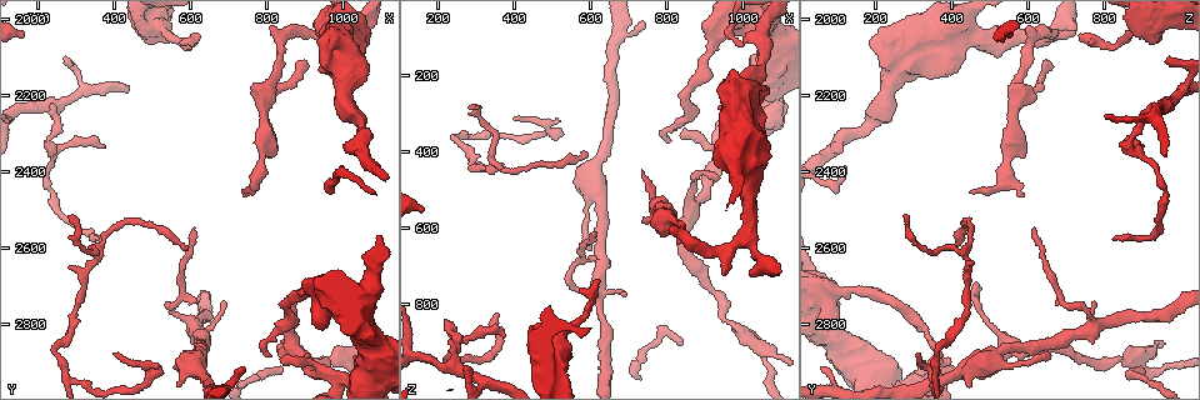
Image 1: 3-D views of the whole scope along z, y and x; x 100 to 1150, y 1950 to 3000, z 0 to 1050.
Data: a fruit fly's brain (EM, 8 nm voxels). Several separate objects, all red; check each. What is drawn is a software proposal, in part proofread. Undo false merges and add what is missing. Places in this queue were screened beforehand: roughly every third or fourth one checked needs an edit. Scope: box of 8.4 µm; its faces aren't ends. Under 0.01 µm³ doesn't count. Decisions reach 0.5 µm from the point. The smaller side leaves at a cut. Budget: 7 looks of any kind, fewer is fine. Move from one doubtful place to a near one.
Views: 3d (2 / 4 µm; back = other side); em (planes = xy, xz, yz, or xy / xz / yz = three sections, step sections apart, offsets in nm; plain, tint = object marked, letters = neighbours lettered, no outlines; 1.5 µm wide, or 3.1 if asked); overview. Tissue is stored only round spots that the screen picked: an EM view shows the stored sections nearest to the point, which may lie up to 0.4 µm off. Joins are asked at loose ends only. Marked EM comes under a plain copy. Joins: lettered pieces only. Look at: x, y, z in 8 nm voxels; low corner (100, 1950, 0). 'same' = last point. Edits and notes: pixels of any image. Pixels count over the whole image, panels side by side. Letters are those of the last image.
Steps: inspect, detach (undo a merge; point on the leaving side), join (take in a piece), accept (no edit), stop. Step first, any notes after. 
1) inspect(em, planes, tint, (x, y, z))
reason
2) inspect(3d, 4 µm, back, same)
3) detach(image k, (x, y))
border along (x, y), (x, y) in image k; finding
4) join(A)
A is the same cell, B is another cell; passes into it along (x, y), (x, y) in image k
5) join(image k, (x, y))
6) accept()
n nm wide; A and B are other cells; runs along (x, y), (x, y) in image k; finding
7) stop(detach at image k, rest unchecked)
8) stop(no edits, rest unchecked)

inspect(3d, 2 µm, (485, 2045, 890))
stops while still wide

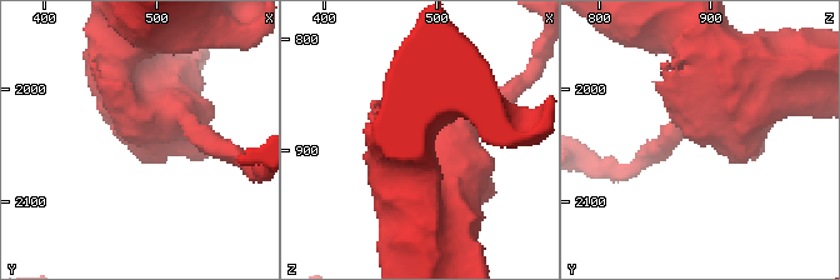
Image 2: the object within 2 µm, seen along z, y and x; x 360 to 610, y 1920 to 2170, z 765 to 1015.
inspect(em, planes, tint, (480, 2050, 892))

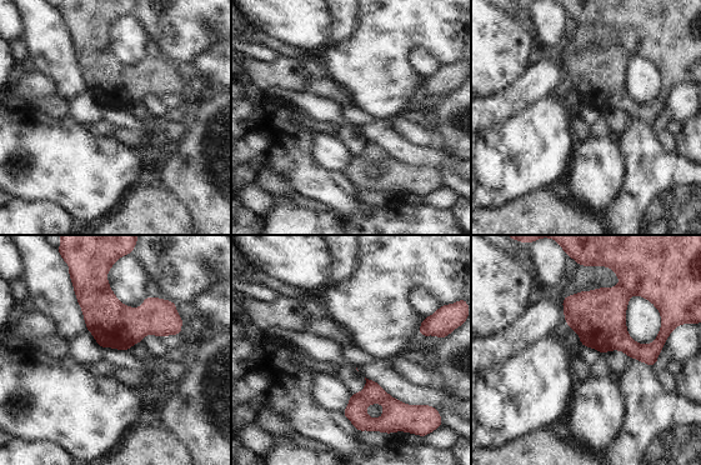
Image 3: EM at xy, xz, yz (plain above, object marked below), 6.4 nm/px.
inspect(em, planes, letters, same)
what lies round it

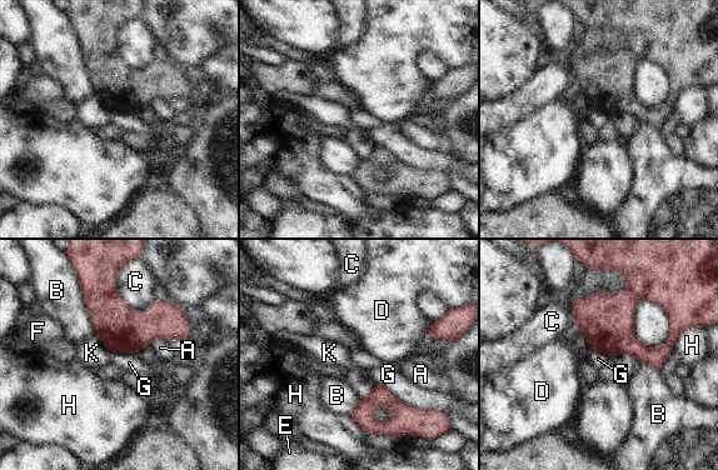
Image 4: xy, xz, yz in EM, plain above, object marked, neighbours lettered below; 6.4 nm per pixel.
accept()
A, B, C, D, E, F, G, H and K are other cells; border along (373, 380), (412, 406), (438, 409) in image 4; none of them fits

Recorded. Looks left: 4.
inspect(em, planes, letters, (950, 2035, 725))
free end

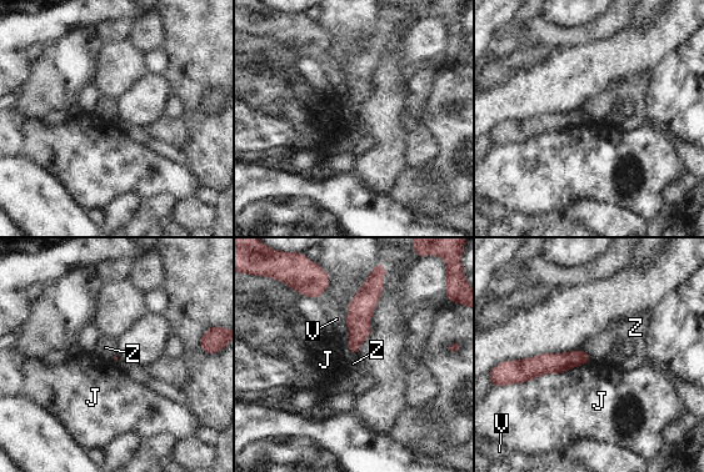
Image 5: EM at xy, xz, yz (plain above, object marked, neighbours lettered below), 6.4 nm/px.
accept()
J, V and Z are other cells; runs along (587, 357), (562, 362), (519, 363) in image 5; no lettered piece goes on from it

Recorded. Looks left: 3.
inspect(3d, 4 µm, (620, 2045, 730))

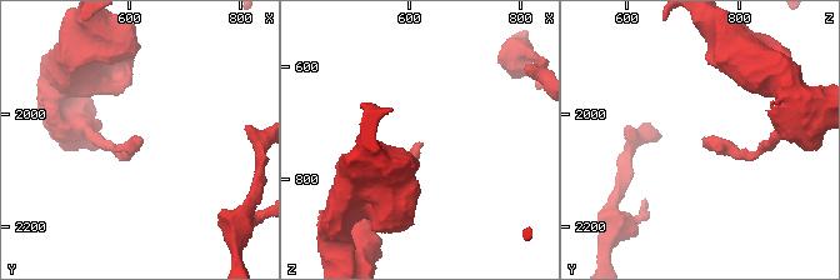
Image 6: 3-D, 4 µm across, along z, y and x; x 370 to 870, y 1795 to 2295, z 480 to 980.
inspect(em, planes, letters, (620, 2045, 740))
now the EM

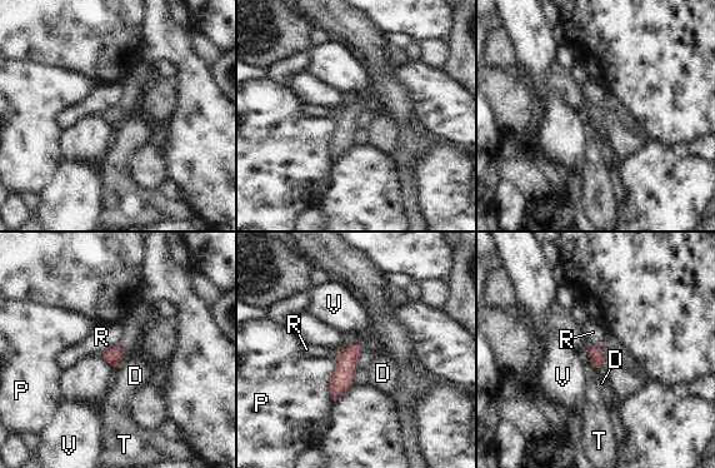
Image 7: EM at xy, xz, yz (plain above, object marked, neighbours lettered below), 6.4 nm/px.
accept()
D, P, R, T and V are other cells; border along (116, 344), (105, 348), (100, 353) in image 7; no lettered piece goes on from it

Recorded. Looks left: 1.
stop(no edits, rest unchecked)

